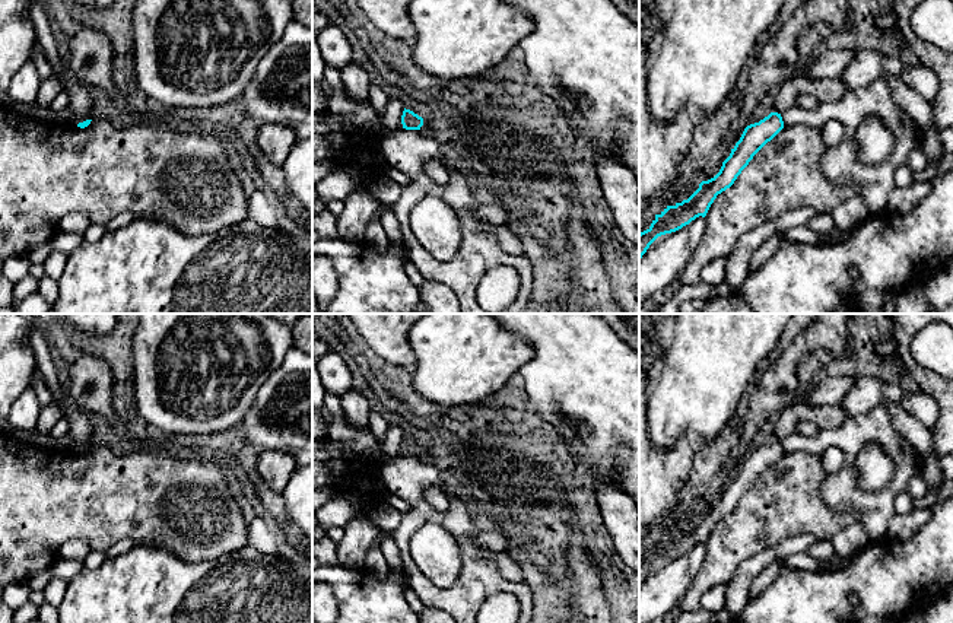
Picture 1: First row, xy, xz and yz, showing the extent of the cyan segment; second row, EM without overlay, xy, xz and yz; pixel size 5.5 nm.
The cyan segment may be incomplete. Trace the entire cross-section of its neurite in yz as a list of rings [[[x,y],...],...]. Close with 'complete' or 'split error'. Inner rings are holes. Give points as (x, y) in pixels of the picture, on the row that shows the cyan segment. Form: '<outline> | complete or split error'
[[[771,112],[759,123],[747,125],[719,172],[702,181],[687,200],[667,206],[655,214],[651,226],[639,233],[639,260],[658,236],[679,231],[699,216],[705,217],[717,196],[734,184],[753,156],[782,128],[784,121],[778,112]]] | complete

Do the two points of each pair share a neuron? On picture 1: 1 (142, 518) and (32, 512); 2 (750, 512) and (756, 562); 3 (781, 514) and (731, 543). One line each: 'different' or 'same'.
1: same
2: different
3: same

